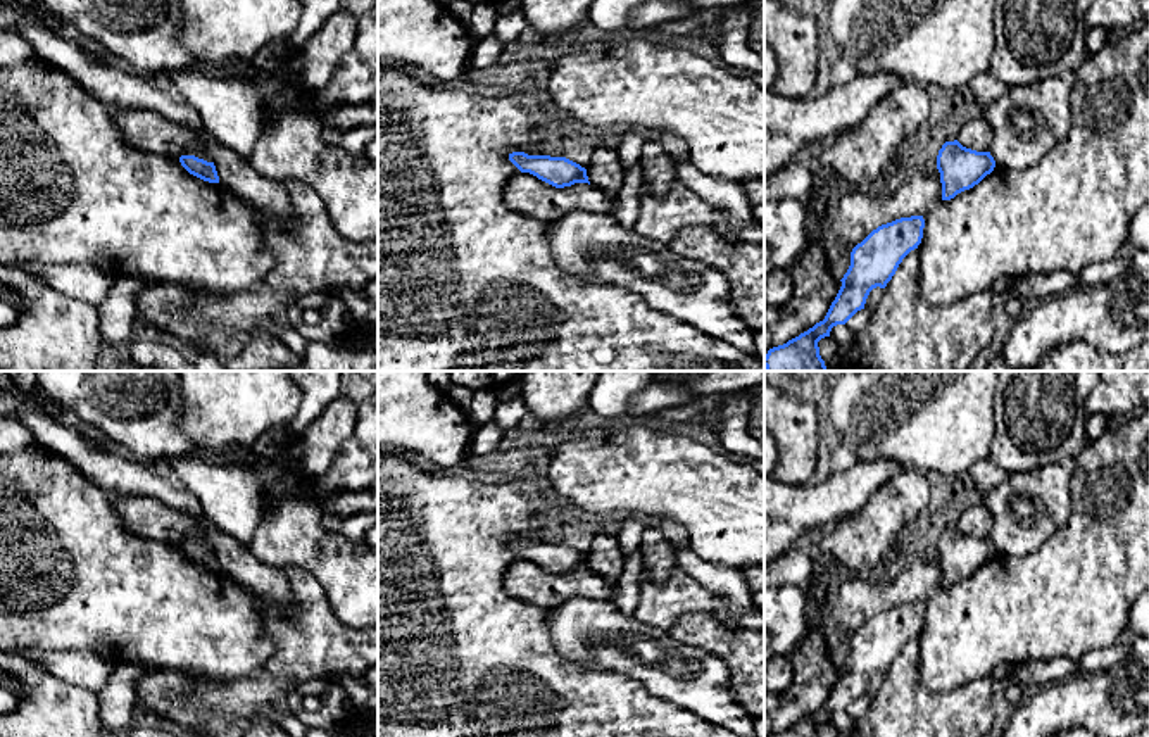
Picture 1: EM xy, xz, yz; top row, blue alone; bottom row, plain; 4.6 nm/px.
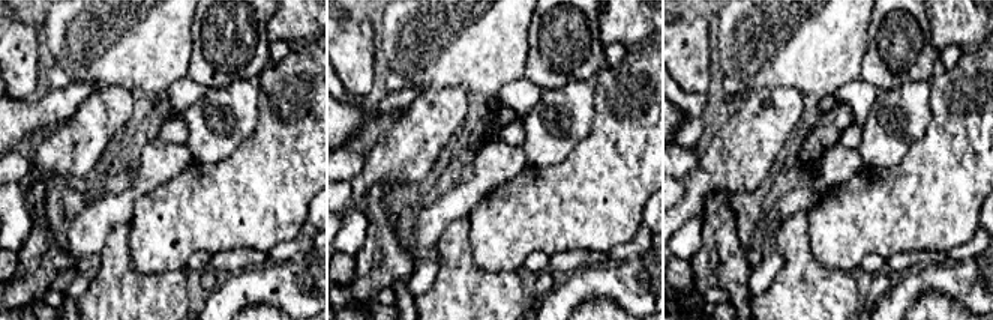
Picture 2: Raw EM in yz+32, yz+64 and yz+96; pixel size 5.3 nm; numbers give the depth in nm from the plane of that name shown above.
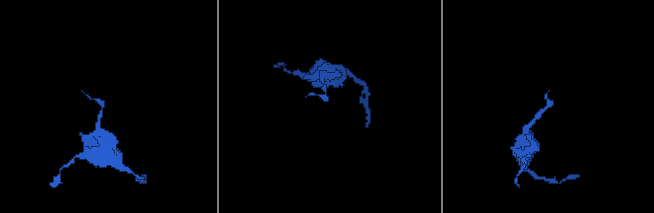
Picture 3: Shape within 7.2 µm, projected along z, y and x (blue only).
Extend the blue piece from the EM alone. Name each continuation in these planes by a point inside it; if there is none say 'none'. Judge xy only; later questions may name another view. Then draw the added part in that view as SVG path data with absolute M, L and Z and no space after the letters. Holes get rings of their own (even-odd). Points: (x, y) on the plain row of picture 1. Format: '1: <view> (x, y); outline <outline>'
none

